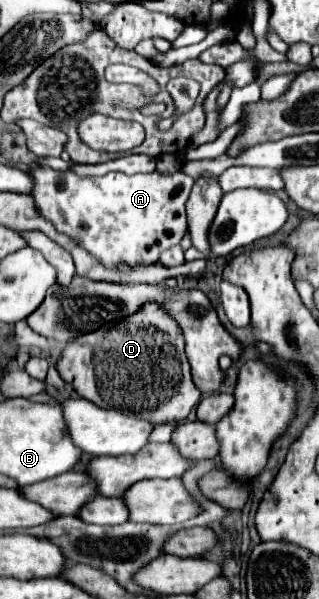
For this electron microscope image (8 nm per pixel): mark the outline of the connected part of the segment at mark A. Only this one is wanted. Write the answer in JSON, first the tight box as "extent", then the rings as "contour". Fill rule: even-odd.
{"extent":[30,165,194,271],"contour":[[[32,165],[30,177],[34,183],[32,199],[38,213],[46,221],[50,221],[58,233],[72,239],[76,245],[86,249],[92,257],[98,257],[98,261],[106,269],[116,271],[120,269],[120,265],[128,265],[128,267],[154,265],[160,253],[164,249],[170,249],[172,245],[178,245],[188,231],[184,209],[194,179],[184,175],[182,171],[176,171],[172,175],[162,175],[154,171],[154,173],[138,173],[138,175],[108,173],[104,177],[78,177],[72,171],[54,171],[48,165]]]}

